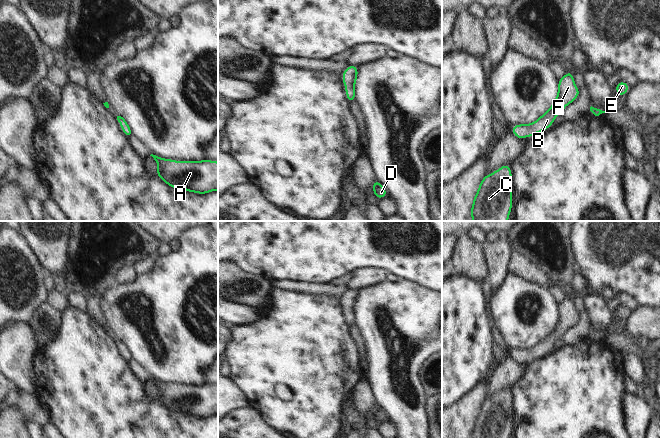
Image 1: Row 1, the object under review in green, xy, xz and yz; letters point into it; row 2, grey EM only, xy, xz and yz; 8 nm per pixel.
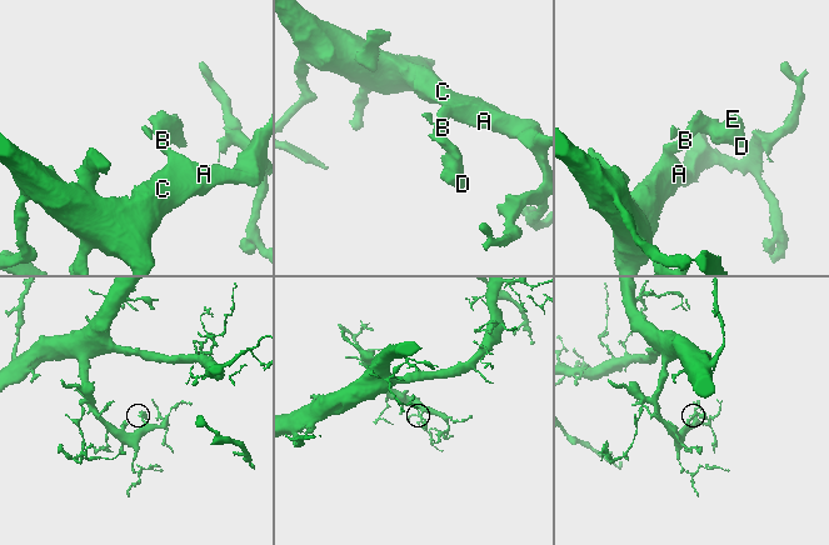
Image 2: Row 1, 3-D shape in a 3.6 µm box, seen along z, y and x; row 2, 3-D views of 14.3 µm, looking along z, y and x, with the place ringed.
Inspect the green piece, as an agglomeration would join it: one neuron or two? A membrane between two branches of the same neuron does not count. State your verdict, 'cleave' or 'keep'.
keep

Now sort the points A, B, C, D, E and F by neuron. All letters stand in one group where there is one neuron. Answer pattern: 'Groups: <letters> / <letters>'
Groups: A B C D E F

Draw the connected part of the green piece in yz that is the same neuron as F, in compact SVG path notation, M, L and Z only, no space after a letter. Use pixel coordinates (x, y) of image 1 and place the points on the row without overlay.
M568 295L558 304L557 320L548 335L531 348L514 349L511 356L521 364L547 354L554 347L555 342L568 328L574 326L579 318L579 312L574 306L572 295Z

